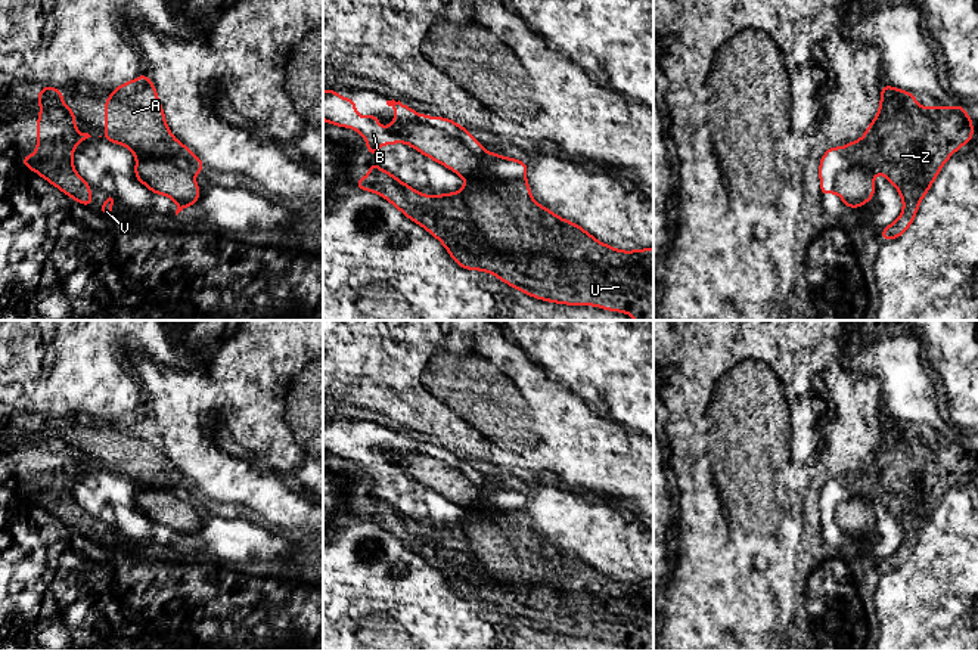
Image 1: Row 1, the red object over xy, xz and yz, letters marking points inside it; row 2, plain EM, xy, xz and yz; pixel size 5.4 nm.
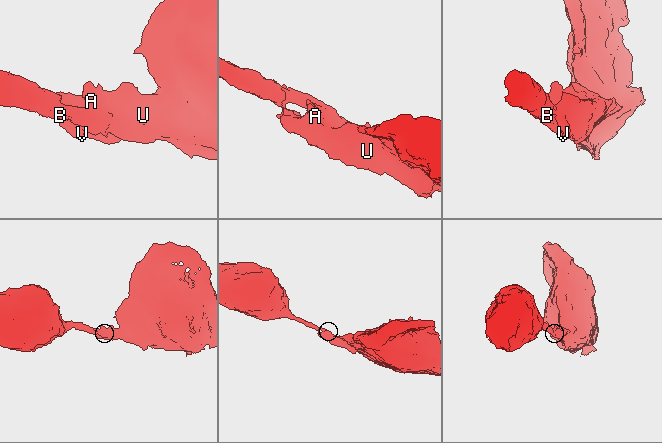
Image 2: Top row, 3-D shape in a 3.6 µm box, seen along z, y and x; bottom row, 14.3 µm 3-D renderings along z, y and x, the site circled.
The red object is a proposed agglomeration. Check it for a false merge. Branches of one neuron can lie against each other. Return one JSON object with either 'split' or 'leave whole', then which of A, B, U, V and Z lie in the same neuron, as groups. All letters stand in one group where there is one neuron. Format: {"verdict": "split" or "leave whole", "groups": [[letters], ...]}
{"verdict": "split", "groups": [["A", "U", "V", "Z"], ["B"]]}

